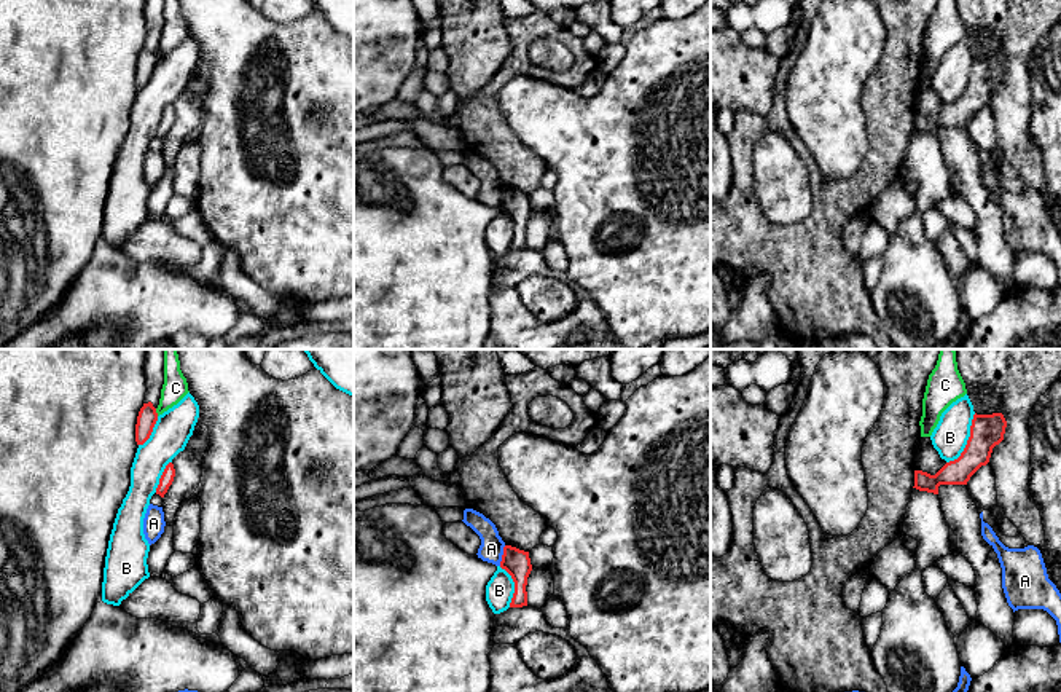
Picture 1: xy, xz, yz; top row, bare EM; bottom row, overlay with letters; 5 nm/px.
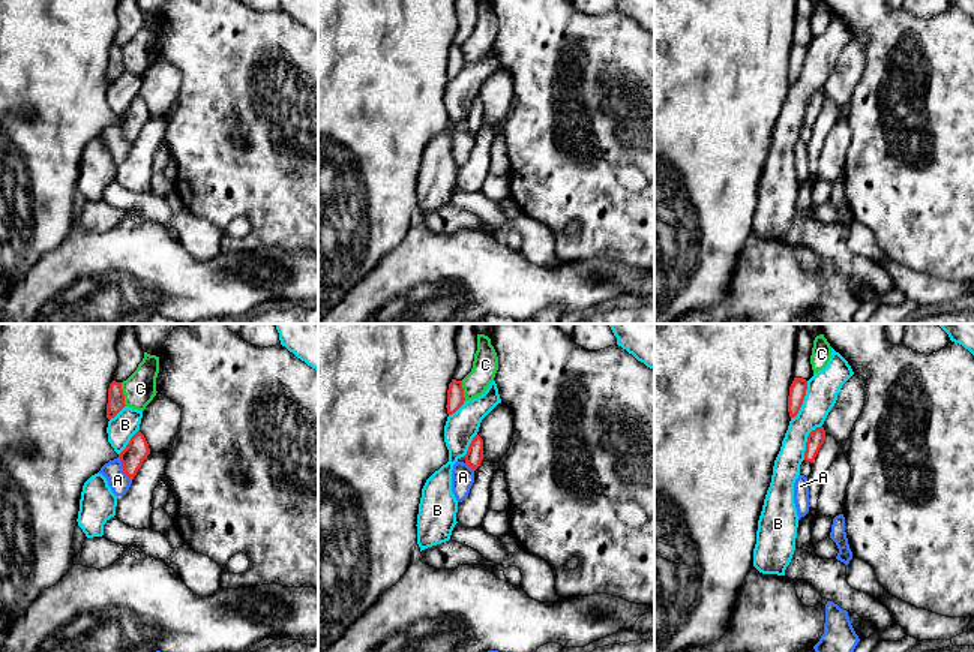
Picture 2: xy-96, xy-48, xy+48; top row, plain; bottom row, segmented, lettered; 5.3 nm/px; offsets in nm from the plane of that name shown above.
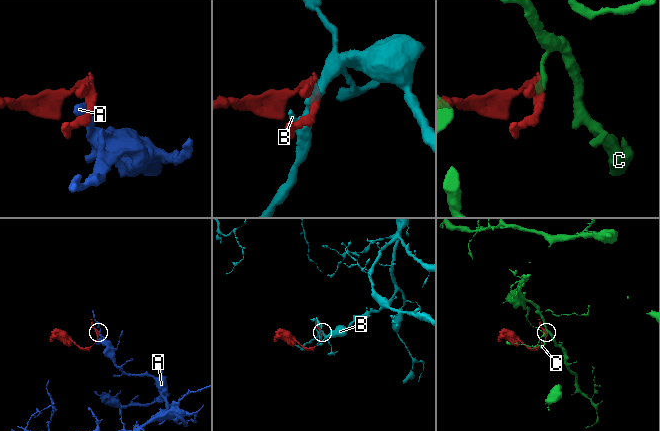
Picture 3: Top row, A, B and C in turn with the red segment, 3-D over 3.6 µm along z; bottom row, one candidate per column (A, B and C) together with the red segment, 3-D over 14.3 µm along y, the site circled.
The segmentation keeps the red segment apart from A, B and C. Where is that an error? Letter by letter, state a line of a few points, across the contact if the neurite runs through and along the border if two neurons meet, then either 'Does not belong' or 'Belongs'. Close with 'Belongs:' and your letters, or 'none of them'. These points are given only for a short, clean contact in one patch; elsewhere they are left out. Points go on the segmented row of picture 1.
A: Line: xz (505, 546), (499, 565). Does not belong
B: Does not belong
C: Line: xy (155, 408), (158, 415). Does not belong
Belongs: none of them

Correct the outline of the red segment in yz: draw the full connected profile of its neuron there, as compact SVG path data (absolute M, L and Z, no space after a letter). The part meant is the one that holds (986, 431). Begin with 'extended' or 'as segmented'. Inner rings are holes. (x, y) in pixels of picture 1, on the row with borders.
as segmented; M1002 413L973 415L970 437L961 456L946 462L935 475L914 470L919 491L938 494L940 485L967 485L970 477L989 462L992 448L1004 440L1007 421Z

